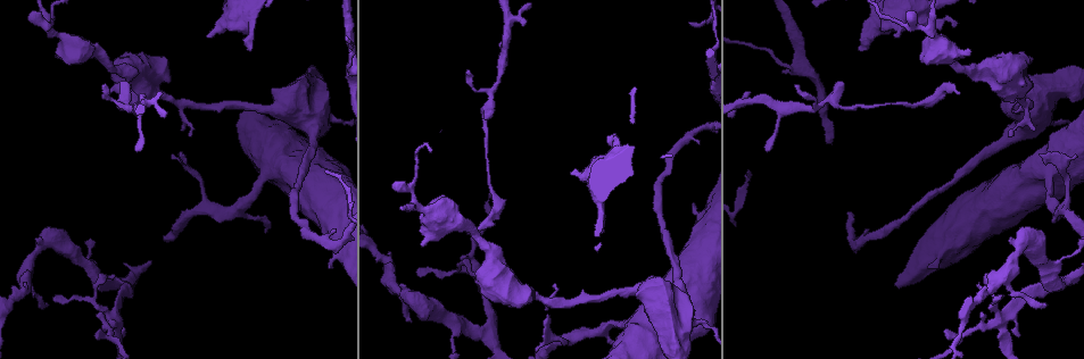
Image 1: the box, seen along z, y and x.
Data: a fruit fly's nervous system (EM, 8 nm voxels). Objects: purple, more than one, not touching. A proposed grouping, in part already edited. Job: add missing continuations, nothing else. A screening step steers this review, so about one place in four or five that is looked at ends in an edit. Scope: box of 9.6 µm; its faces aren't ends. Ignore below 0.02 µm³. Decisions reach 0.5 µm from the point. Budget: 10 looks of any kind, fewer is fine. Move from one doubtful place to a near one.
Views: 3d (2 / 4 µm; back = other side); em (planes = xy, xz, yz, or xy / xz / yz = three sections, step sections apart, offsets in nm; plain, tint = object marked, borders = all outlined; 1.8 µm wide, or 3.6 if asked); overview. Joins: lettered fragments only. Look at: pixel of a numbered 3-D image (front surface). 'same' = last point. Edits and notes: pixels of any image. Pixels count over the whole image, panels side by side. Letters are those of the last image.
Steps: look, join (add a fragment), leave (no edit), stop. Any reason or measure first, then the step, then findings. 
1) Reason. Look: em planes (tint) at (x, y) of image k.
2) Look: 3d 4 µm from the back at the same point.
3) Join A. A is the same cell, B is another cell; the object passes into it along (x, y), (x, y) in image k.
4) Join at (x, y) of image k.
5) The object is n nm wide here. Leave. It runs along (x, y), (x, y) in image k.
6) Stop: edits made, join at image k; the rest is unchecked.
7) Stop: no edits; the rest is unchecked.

Free end. Look: em xy step 16 (tint) at (328, 268) of image 1.

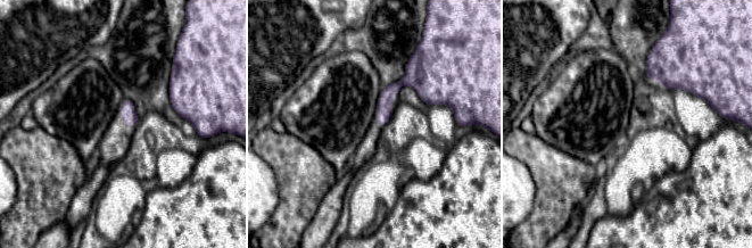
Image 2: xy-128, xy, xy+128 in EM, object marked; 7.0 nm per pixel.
Look: em planes (borders) at the same point.

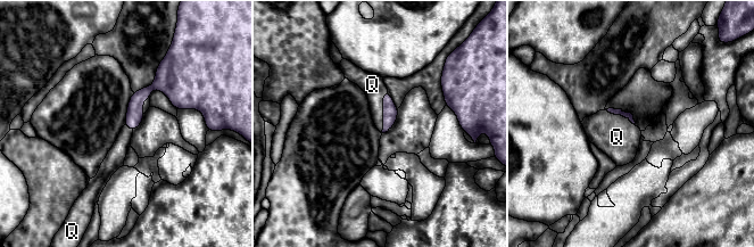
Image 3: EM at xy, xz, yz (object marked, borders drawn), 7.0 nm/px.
Join Q. Q is the same cell; the object passes into it along (390, 110), (383, 112), (372, 84) in image 3; the neuron continues.

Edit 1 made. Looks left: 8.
Look: overview.

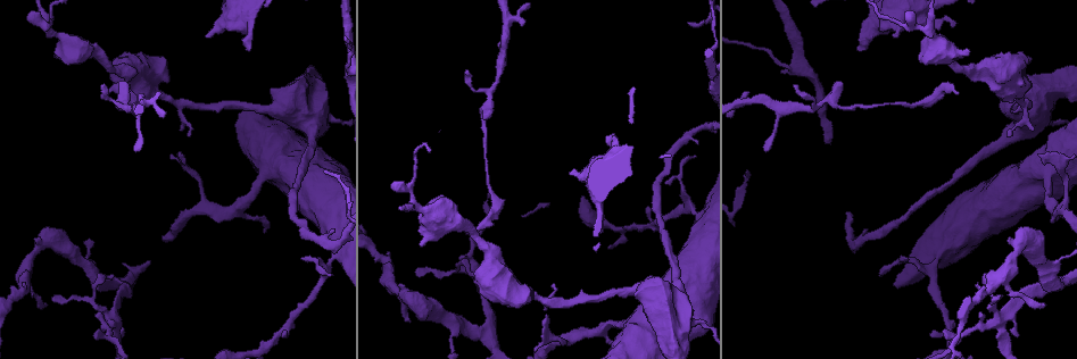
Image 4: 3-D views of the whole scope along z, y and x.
Tapers out. Look: em planes (borders) at (485, 116) of image 4.

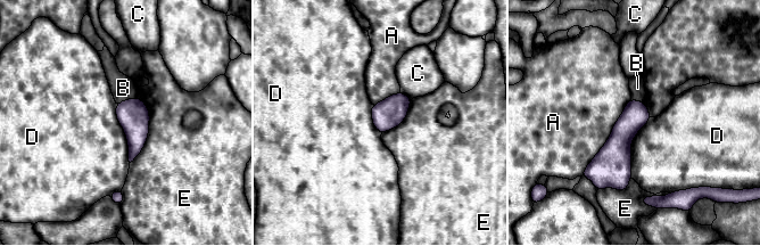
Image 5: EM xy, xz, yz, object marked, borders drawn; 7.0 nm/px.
Leave. A, B, C, D and E are other cells; a border runs along (651, 117), (632, 141), (630, 178) in image 5; none of them fits.

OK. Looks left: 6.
Free end. Look: em yz step 8 (tint) at (610, 134) of image 4.

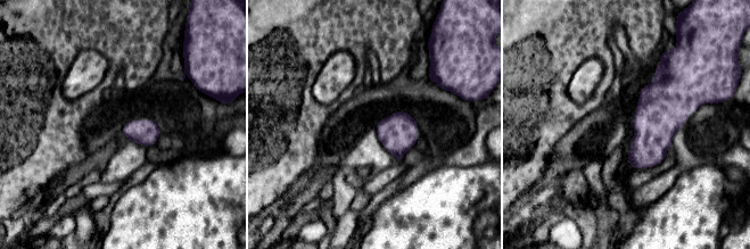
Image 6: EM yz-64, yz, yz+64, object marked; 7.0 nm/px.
Cut it another way. Look: em planes (tint) at the same point.

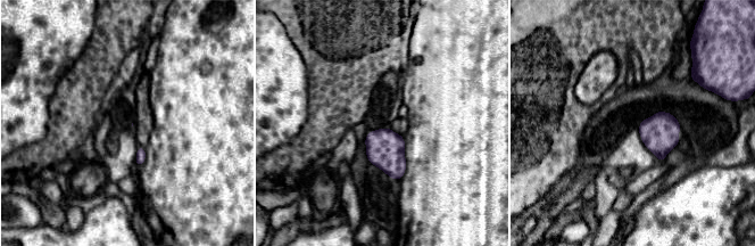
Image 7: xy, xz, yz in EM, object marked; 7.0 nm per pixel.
What lies round it. Look: em planes (borders) at the same point.

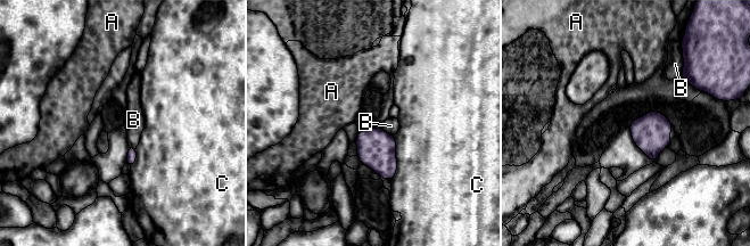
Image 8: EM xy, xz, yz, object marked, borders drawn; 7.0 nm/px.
The longest contact is with C, 320 nm. Leave. A, B and C are other cells; none of them fits.

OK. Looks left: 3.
Look: 3d 4 µm at (765, 150) of image 4.

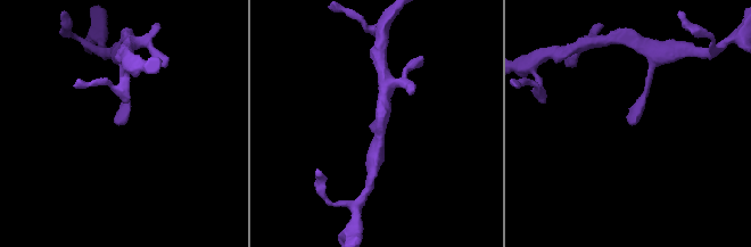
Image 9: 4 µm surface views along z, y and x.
Need the tissue. Look: em planes (borders) at (373, 123) of image 9.

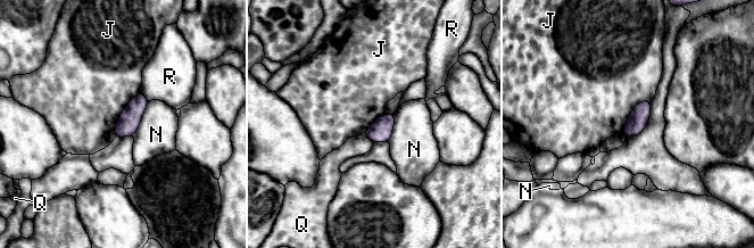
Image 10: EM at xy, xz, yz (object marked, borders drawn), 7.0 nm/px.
Leave. J, N, Q and R are other cells; a border runs along (140, 91), (119, 115), (114, 137) in image 10; no lettered fragment goes on from it.

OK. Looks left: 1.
Thick end. Look: em planes (borders) at (423, 245) of image 4.

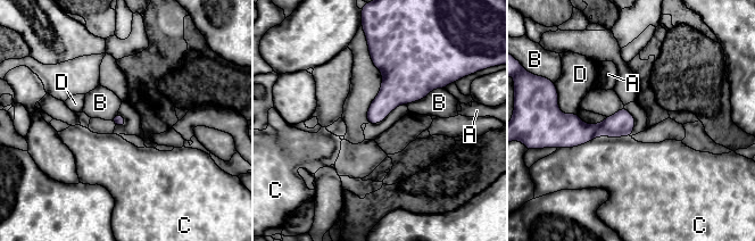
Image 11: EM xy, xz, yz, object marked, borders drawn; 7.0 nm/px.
Leave. A, B, C and D are other cells; a border runs along (445, 88), (434, 88), (406, 104) in image 11; no lettered fragment goes on from it.

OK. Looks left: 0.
Stop: edits made, join at image 3; the rest is unchecked.

